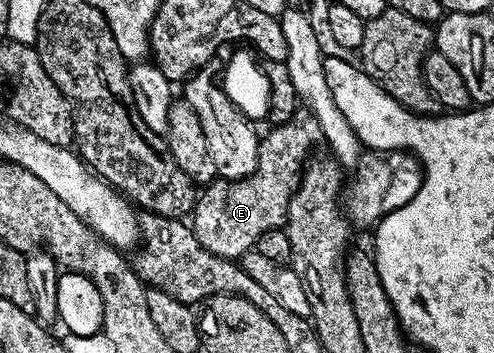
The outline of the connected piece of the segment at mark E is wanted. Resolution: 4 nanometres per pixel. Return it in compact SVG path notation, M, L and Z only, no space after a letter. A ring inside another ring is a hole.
M298 111L287 123L272 126L270 133L260 138L257 147L257 165L248 177L236 179L218 179L204 186L203 192L197 198L197 204L193 206L191 214L191 228L193 234L211 251L220 257L240 259L256 246L259 235L263 231L280 229L285 224L285 217L289 213L289 204L293 198L293 192L301 183L301 175L311 155L309 152L318 144L322 144L323 136L319 119L308 111Z

